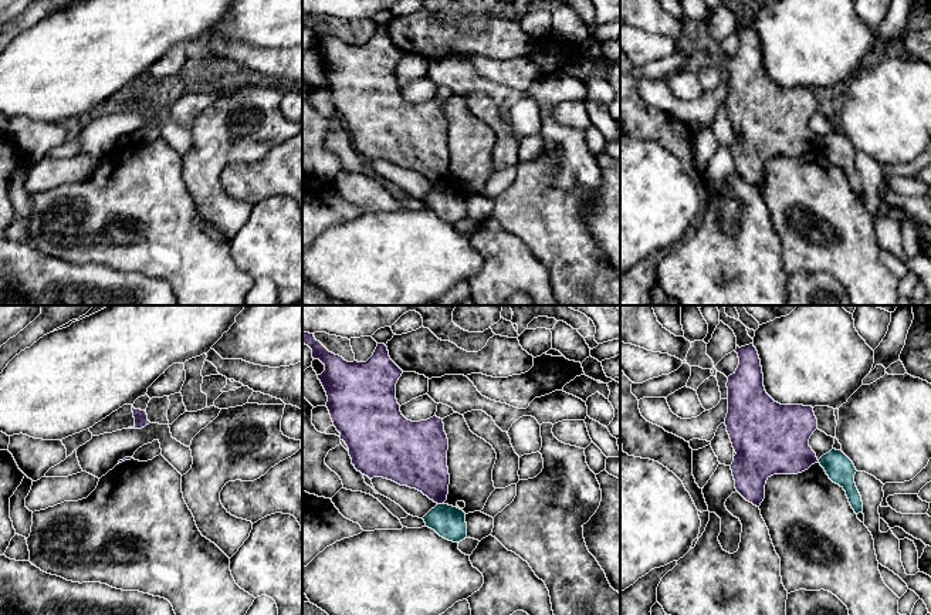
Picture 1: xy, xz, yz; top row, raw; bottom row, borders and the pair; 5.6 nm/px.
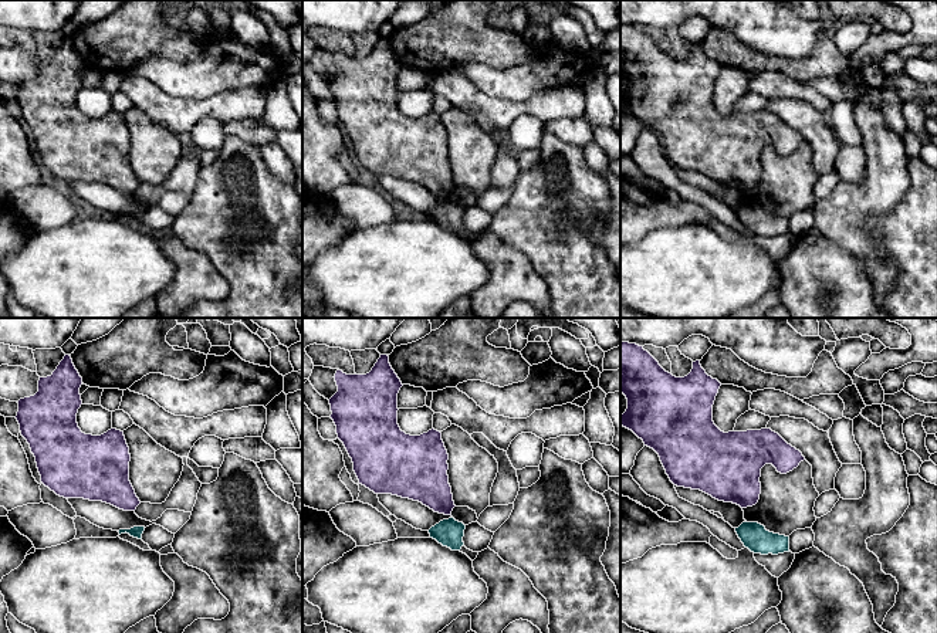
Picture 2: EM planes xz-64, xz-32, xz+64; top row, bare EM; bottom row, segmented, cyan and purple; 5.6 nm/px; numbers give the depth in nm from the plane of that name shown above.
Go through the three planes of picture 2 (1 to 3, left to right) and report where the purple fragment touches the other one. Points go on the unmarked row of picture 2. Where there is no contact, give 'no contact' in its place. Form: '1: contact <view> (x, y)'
1: no contact
2: no contact
3: no contact

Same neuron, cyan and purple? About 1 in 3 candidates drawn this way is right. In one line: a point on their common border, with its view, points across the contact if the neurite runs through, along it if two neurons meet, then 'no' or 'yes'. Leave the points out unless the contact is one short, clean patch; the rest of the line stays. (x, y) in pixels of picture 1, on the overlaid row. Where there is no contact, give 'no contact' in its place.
xz (440, 504) | along xz (437, 503), (442, 504) | no

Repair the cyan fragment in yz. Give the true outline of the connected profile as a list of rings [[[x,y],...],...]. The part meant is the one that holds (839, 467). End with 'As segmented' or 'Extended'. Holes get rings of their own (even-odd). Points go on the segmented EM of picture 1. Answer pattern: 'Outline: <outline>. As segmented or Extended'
Outline: [[[832,449],[819,459],[829,479],[839,484],[849,499],[849,503],[856,514],[863,511],[861,496],[854,483],[856,467],[853,462],[842,452]]]. As segmented

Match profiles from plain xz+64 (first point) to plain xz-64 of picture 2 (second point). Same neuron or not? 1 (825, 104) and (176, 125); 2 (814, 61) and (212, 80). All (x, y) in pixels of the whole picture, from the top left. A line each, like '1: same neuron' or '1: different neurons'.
1: same neuron
2: different neurons

